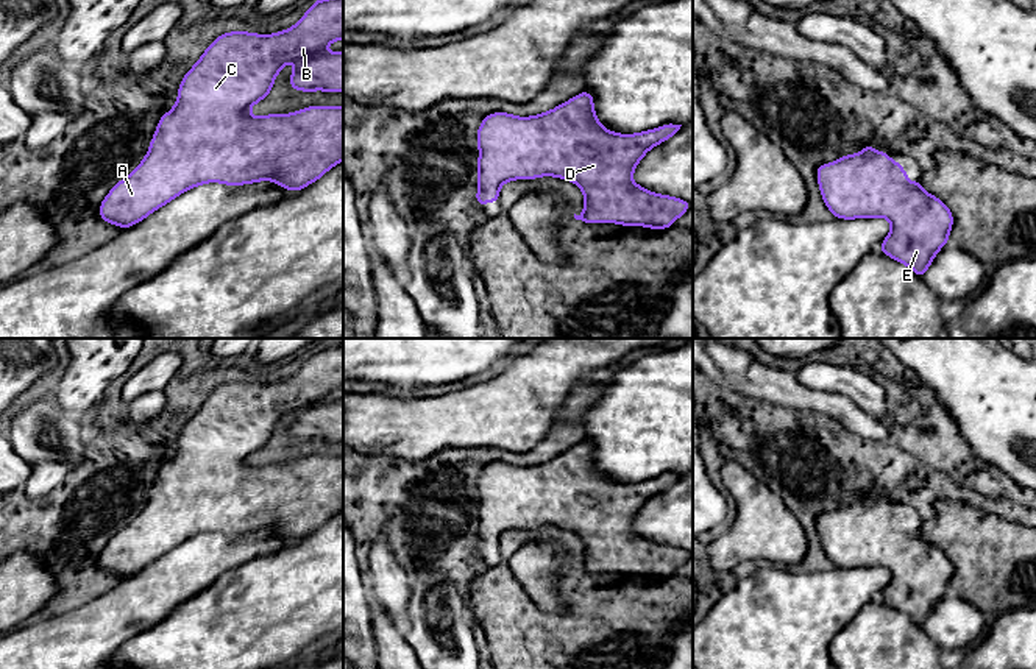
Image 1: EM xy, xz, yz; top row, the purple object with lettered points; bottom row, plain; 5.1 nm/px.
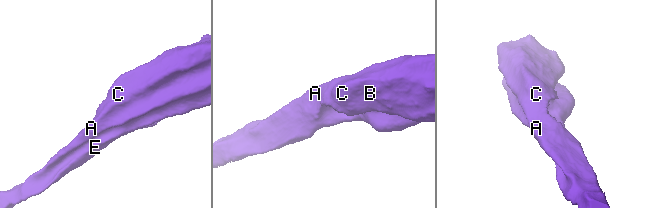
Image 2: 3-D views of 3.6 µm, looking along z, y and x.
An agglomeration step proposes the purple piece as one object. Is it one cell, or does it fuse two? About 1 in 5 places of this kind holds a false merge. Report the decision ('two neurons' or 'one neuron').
one neuron

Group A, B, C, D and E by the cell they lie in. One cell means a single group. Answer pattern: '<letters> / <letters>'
A B C D E

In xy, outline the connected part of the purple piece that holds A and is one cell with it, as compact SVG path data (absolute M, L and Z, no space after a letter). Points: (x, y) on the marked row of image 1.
M315 0L315 3L304 12L303 19L286 31L279 31L275 34L254 34L254 33L247 33L242 30L242 31L232 31L232 33L225 33L218 36L212 44L209 44L209 47L206 48L203 56L195 62L195 65L184 75L178 89L178 100L175 106L167 114L164 114L161 120L158 122L158 128L150 142L147 156L140 161L139 167L134 172L131 172L126 178L123 178L120 182L117 182L101 201L100 218L126 229L139 223L140 220L144 220L151 212L162 207L164 204L167 204L178 195L184 193L186 190L193 189L200 184L206 184L206 182L242 186L242 184L251 184L257 181L275 181L286 190L290 189L290 190L298 192L303 187L320 179L323 173L326 173L340 161L343 161L343 106L309 106L309 108L304 108L301 111L290 112L286 115L270 114L270 115L261 115L261 117L253 117L248 111L253 104L268 97L275 84L275 78L281 72L281 67L292 62L295 62L296 67L293 73L290 75L289 84L295 90L304 90L307 94L312 90L343 92L343 51L328 53L325 50L331 42L339 41L339 39L343 39L343 0Z

